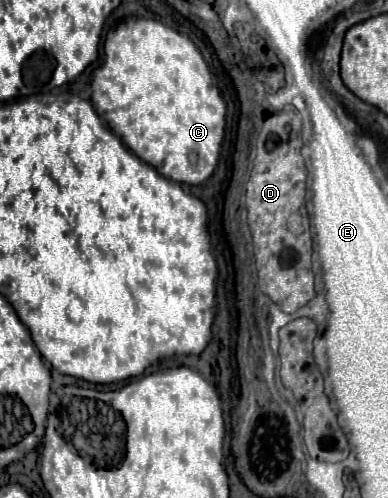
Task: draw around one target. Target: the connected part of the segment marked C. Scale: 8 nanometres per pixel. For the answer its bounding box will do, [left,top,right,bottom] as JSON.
[92,19,226,185]

